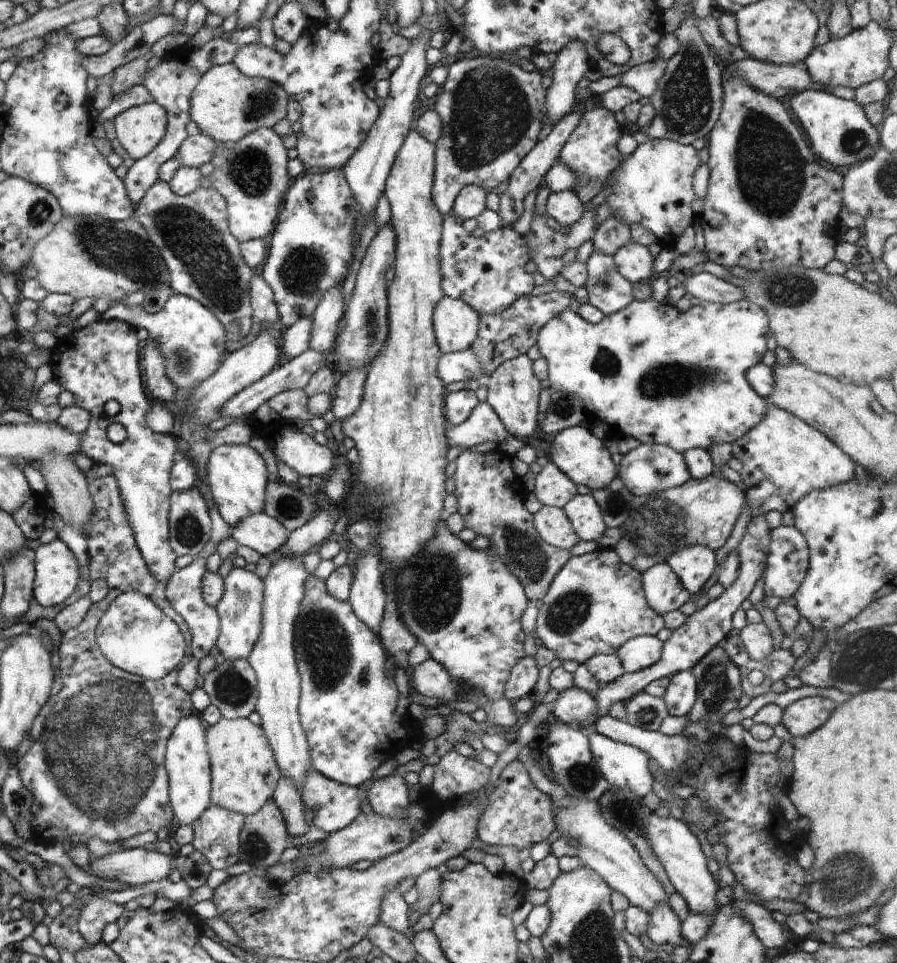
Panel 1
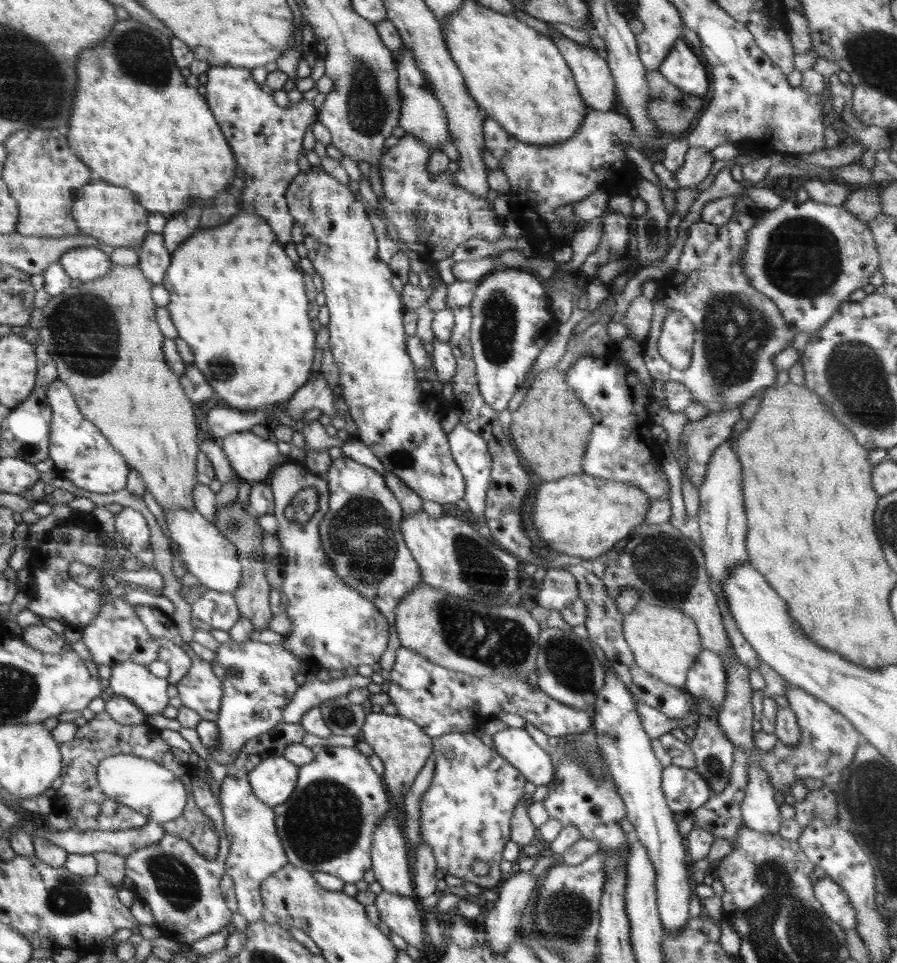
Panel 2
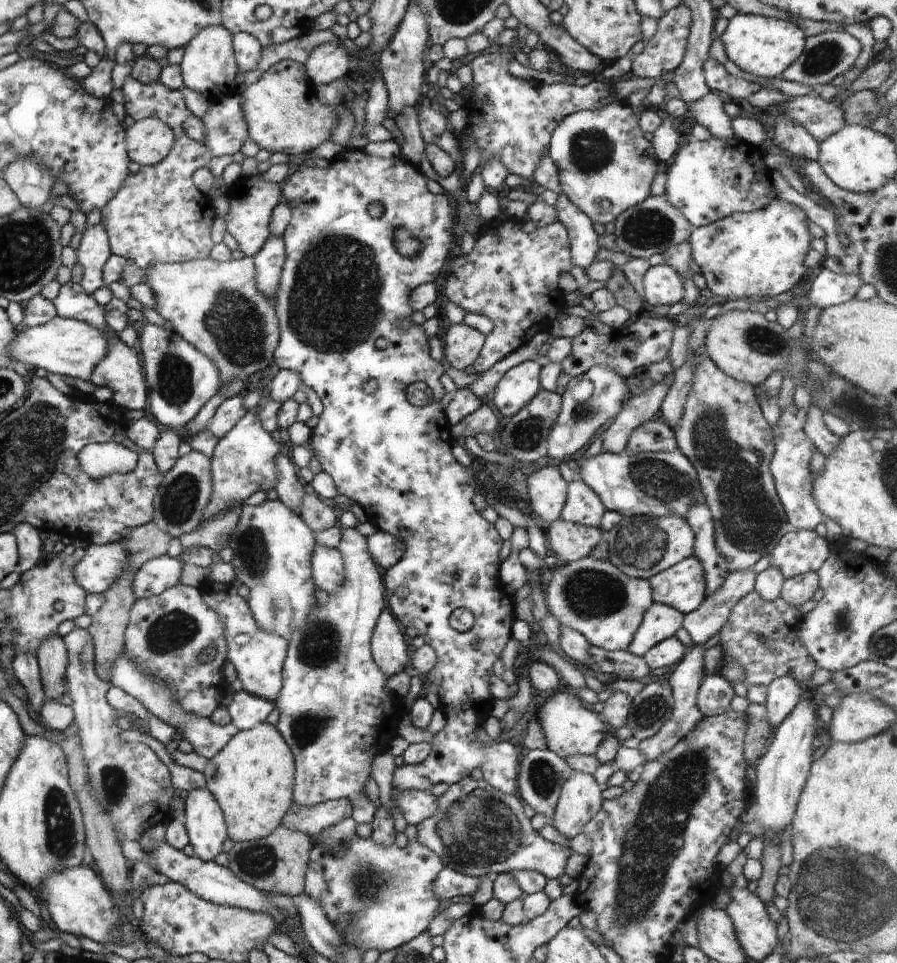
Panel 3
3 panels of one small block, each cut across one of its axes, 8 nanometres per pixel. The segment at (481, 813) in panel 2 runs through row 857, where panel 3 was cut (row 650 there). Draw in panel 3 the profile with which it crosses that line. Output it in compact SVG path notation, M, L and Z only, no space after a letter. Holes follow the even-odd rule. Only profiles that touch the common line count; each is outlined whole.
M345 147L340 154L336 154L330 161L330 166L326 168L319 168L315 164L300 164L297 166L296 171L288 177L282 184L282 200L285 201L292 210L292 214L282 233L285 244L286 260L281 272L281 277L278 282L278 290L276 291L276 316L279 322L279 343L273 354L273 362L276 362L280 369L292 370L297 372L303 384L308 388L312 388L316 392L316 396L320 398L323 404L323 412L319 415L318 424L312 429L310 440L308 444L313 450L315 458L320 461L322 470L332 477L336 485L336 492L342 496L348 496L350 500L361 506L364 514L370 524L375 526L378 531L388 532L394 538L402 540L406 544L404 556L396 563L386 570L384 576L384 592L386 596L386 607L395 616L402 628L416 628L418 634L424 638L425 644L430 644L434 648L437 661L434 668L423 677L423 693L434 692L439 698L440 709L443 711L446 725L441 731L437 732L434 739L430 743L432 750L428 758L420 764L401 765L399 764L394 772L392 778L392 797L396 792L404 792L404 790L419 790L426 791L432 788L434 784L454 784L460 782L462 778L466 778L472 774L472 770L480 770L483 774L483 779L492 784L494 788L498 788L504 794L514 794L516 790L516 781L518 776L517 761L518 748L512 743L503 742L503 745L488 747L487 745L478 740L478 730L483 728L484 722L491 716L494 702L497 698L493 698L490 692L490 674L493 674L492 667L496 664L496 660L500 658L500 654L506 643L512 639L512 625L516 620L515 609L512 605L507 604L511 596L503 591L502 580L499 578L500 564L500 549L502 548L502 537L498 534L496 527L486 521L482 515L474 509L472 498L476 494L476 475L472 471L472 467L465 467L460 465L452 455L452 447L454 445L454 438L451 435L451 423L446 417L445 410L441 407L440 401L445 394L445 389L440 383L440 376L445 373L445 364L438 362L429 355L428 340L423 325L408 324L408 330L402 330L400 324L404 324L404 320L412 316L413 308L410 306L410 292L417 286L426 283L432 283L434 279L440 274L444 262L448 256L451 244L457 235L458 228L455 226L455 219L452 218L452 206L449 197L444 194L433 194L428 190L428 179L420 171L419 167L404 160L399 155L398 158L376 158L368 156L362 150L356 150ZM370 203L381 203L385 212L377 218L372 217L368 212ZM396 228L404 228L408 230L418 242L420 242L420 252L414 258L406 258L398 252L396 244L394 244L394 232ZM378 340L386 340L386 348L378 348L376 342ZM368 380L376 380L378 388L376 392L368 394L364 390L364 384ZM456 608L462 610L470 610L474 615L474 624L470 630L466 632L459 632L454 629L448 620Z

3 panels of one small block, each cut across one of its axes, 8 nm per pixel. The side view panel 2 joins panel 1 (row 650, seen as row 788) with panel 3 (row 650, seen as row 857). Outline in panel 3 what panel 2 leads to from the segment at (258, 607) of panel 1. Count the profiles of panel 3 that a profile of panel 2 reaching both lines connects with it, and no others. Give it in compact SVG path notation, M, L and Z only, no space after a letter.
M207 579L198 588L204 604L218 612L224 622L224 640L226 640L226 660L236 668L237 677L243 684L243 690L276 704L276 698L282 690L282 669L287 653L287 639L272 632L260 630L256 624L248 601L238 595L232 583L214 582Z

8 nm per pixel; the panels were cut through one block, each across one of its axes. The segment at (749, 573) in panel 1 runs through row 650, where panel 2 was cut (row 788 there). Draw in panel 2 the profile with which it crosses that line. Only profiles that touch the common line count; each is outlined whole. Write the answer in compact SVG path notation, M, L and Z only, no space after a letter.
M669 765L662 771L661 787L666 797L668 809L673 814L689 813L707 804L707 800L713 796L707 780L704 780L694 769L681 768Z

